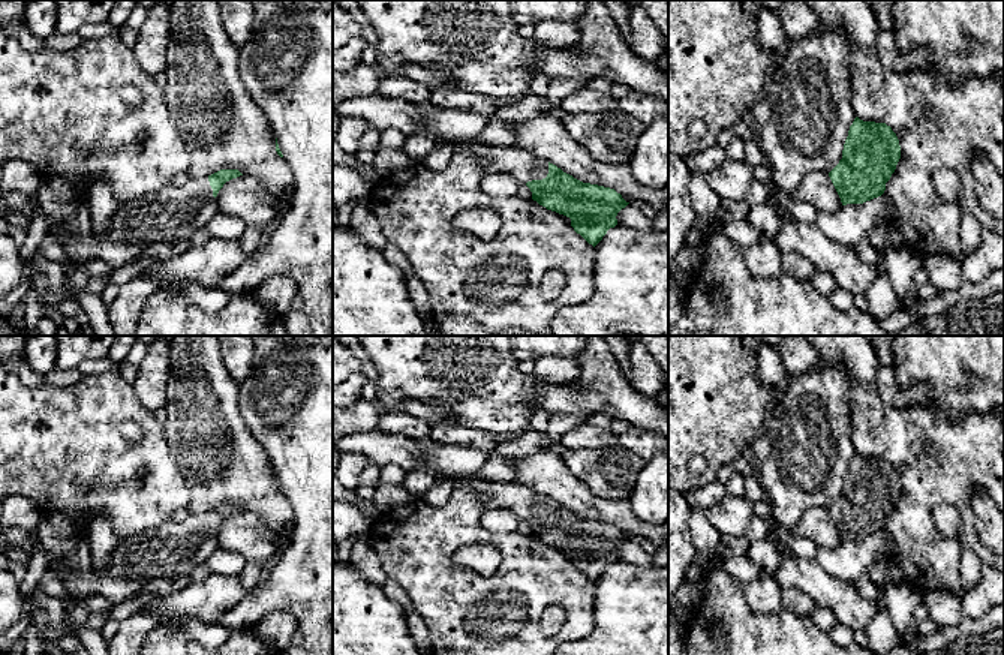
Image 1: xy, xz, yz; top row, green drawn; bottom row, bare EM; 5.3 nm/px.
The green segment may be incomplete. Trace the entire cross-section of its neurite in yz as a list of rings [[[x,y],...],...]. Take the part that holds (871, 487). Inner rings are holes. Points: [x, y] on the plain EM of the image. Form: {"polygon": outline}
{"polygon": [[[856,453],[842,495],[829,508],[842,541],[863,540],[881,532],[899,495],[899,475],[890,462]]]}

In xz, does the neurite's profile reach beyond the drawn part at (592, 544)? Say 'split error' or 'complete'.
split error

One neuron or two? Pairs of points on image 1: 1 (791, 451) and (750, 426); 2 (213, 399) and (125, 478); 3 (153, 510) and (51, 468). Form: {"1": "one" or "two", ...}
{"1": "two", "2": "two", "3": "one"}

